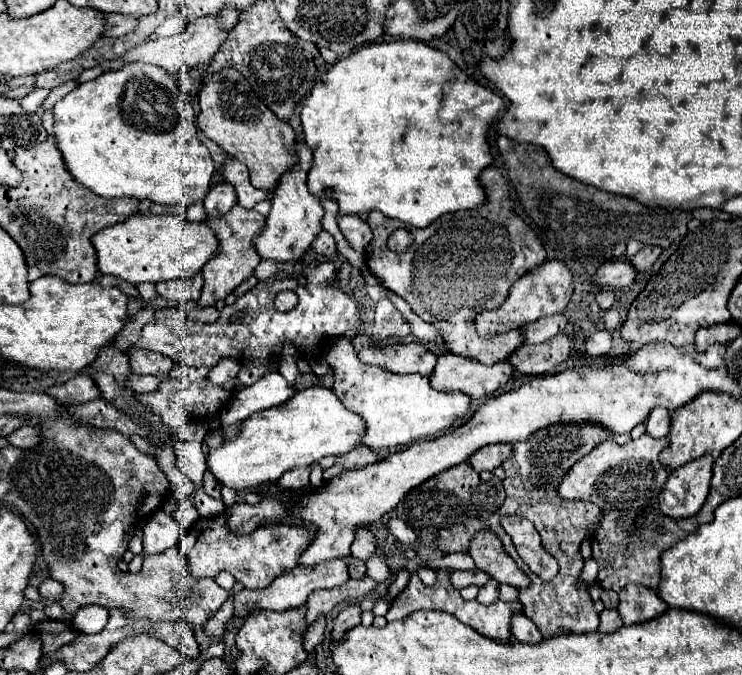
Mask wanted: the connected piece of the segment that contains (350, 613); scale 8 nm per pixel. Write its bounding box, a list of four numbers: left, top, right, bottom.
[332,605,362,639]

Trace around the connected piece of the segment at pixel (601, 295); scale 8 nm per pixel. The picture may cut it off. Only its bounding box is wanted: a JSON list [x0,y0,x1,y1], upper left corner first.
[596,289,616,311]

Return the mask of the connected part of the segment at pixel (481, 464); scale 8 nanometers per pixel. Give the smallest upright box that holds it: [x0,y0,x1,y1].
[468,443,512,471]

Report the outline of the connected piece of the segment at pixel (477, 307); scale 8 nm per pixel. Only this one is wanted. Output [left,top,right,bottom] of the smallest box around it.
[366,167,546,363]

